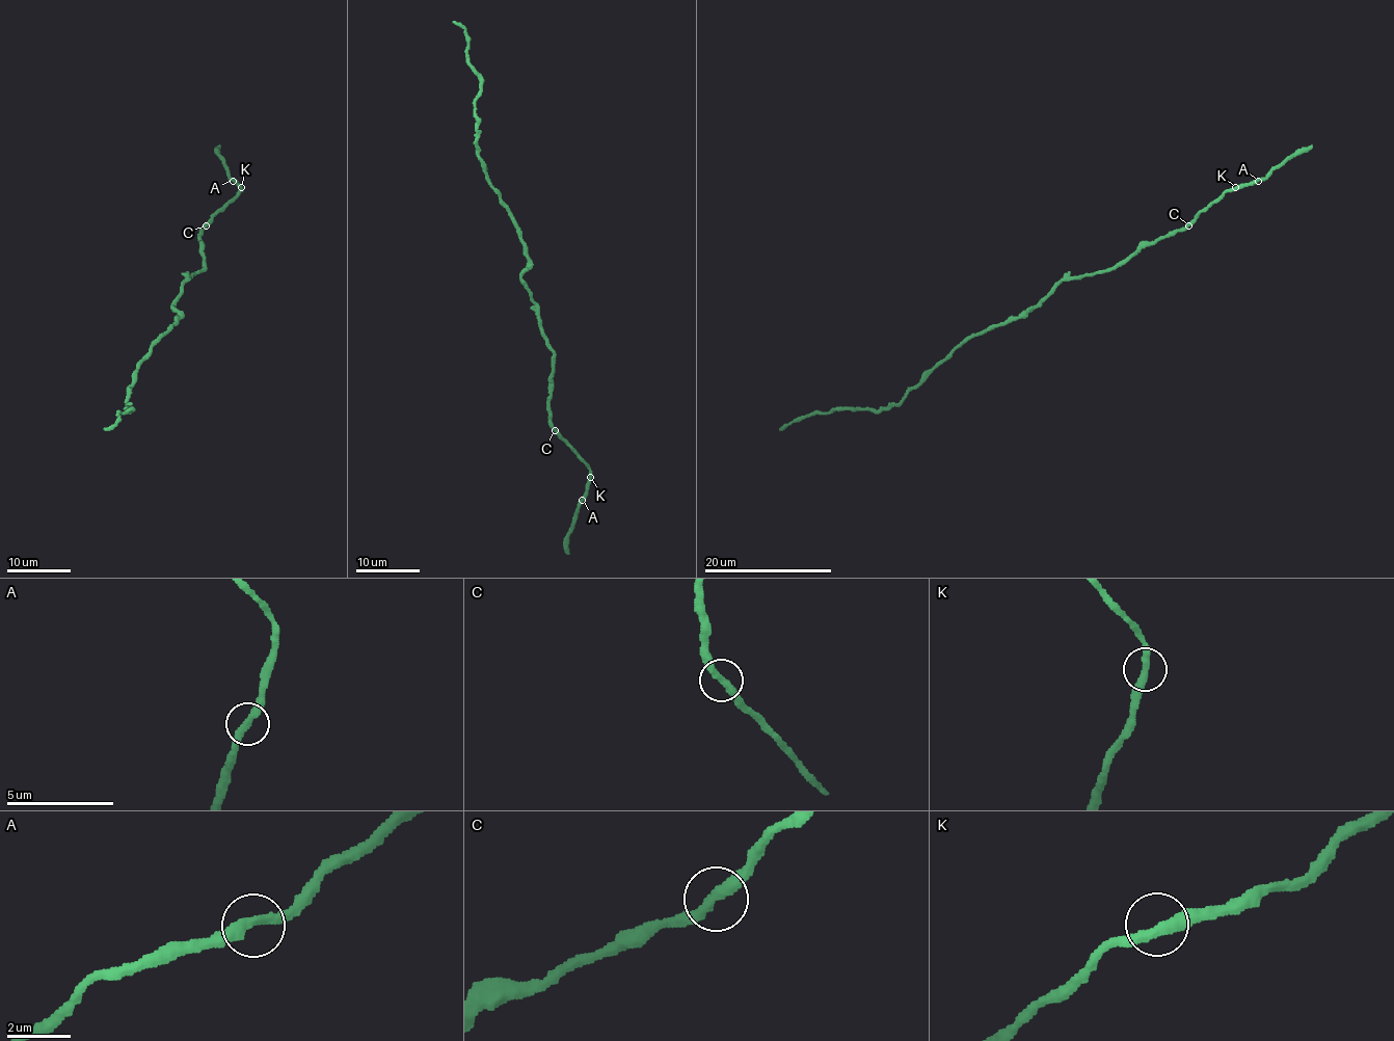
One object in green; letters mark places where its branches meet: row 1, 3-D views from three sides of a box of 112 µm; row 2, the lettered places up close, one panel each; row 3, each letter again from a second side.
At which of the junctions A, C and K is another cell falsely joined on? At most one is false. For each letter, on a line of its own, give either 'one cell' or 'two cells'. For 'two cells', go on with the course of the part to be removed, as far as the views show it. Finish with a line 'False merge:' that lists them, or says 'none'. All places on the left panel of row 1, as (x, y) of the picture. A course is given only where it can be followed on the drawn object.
A: one cell
C: one cell
K: one cell
False merge: none

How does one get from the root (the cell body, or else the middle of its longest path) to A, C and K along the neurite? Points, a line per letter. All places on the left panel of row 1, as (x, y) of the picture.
A: (179, 295), (181, 287), (205, 268), (199, 233), (241, 190), (233, 181)
C: (179, 295), (181, 287), (205, 268), (199, 233), (206, 224)
K: (179, 295), (181, 287), (205, 268), (202, 228), (241, 187)

